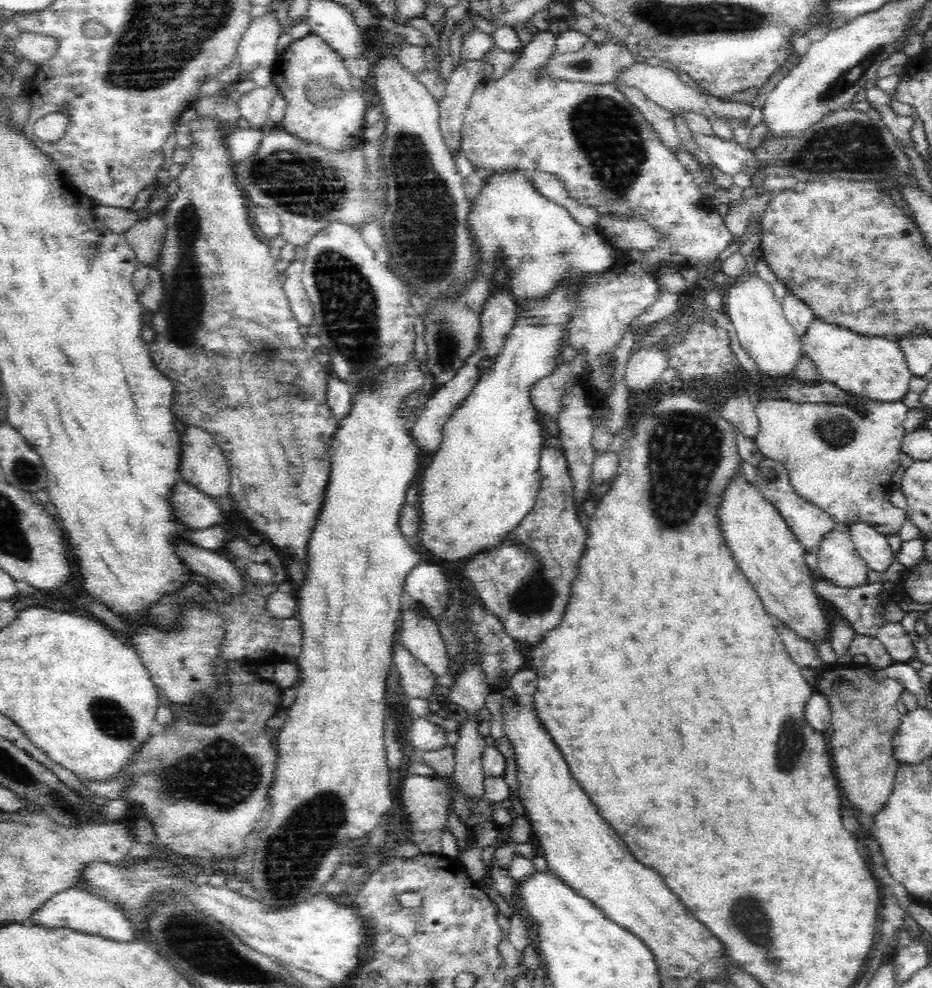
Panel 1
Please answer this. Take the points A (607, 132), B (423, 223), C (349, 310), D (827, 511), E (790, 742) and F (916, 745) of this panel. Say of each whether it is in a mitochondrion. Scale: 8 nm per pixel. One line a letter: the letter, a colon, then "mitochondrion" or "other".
A: mitochondrion
B: mitochondrion
C: mitochondrion
D: other
E: mitochondrion
F: other

